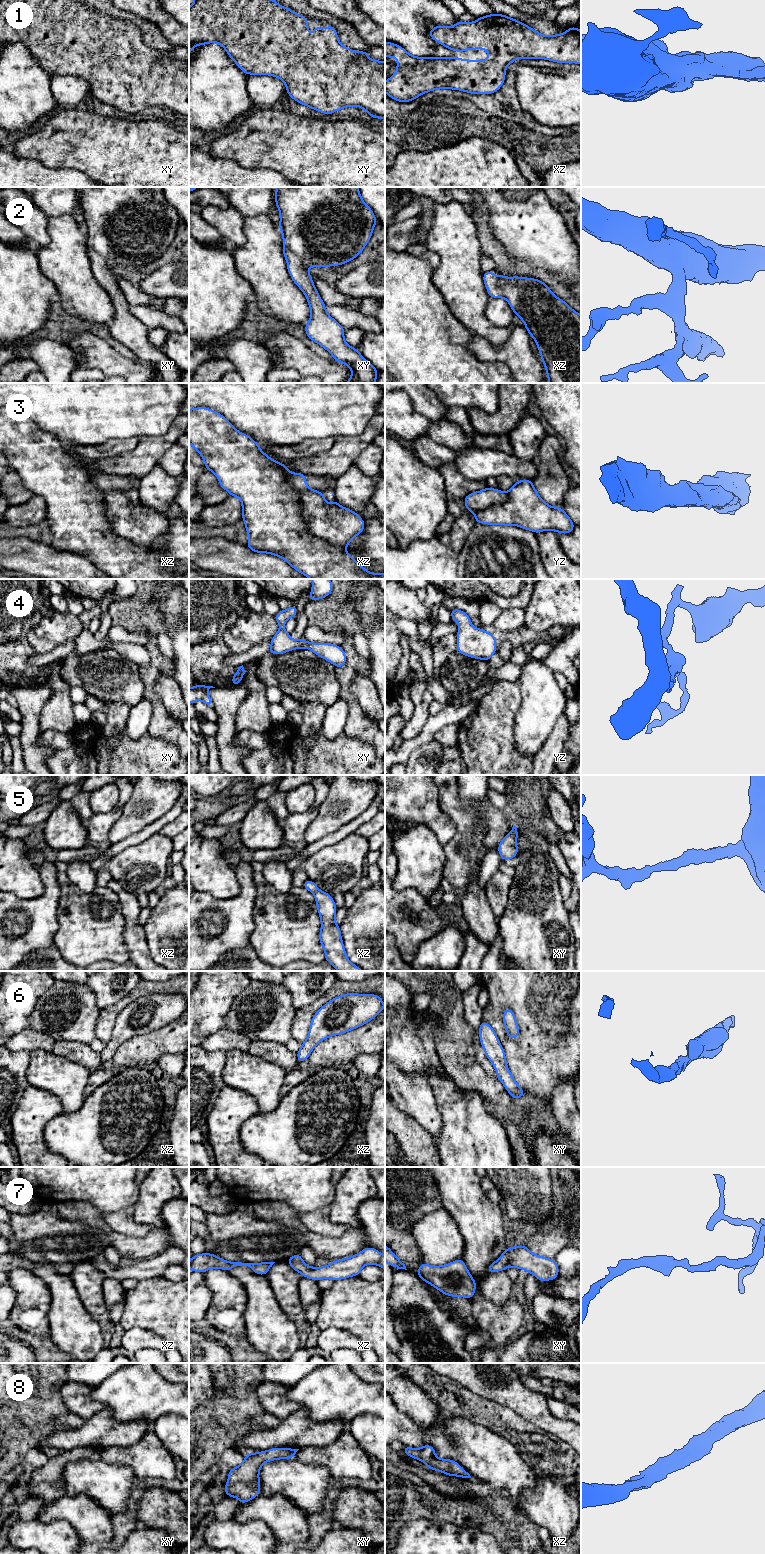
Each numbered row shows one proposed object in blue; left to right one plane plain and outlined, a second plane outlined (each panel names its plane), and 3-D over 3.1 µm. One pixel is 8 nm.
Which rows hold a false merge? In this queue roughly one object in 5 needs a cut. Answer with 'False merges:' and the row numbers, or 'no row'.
False merges: no row

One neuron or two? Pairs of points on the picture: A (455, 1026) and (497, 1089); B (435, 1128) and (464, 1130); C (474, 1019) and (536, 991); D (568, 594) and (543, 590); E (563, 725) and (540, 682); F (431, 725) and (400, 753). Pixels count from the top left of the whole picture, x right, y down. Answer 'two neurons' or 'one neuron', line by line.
A: one neuron
B: two neurons
C: two neurons
D: one neuron
E: two neurons
F: one neuron

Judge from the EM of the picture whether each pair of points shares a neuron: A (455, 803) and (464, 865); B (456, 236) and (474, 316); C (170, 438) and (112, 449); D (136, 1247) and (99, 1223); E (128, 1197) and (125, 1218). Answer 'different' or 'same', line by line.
A: same
B: same
C: different
D: same
E: different

